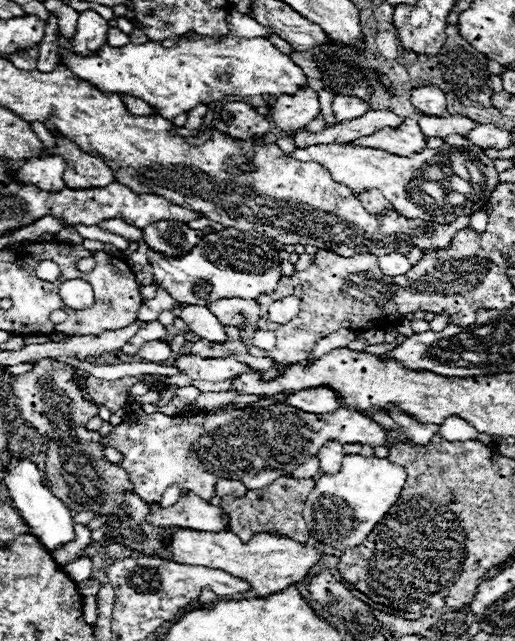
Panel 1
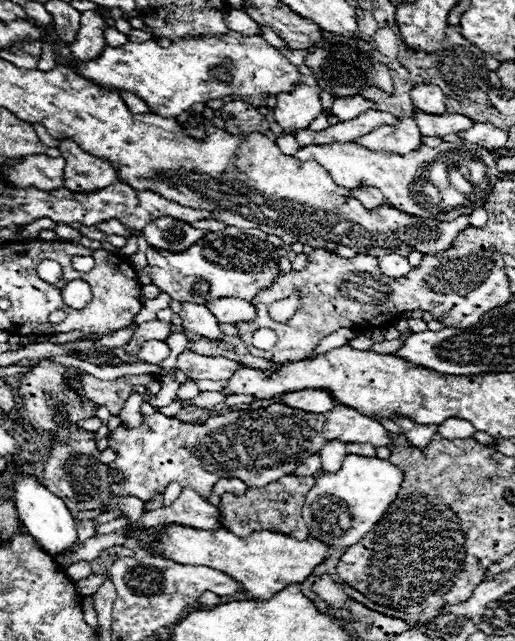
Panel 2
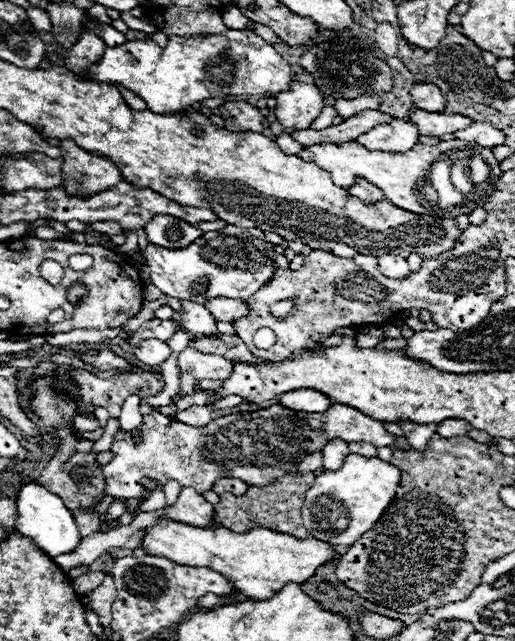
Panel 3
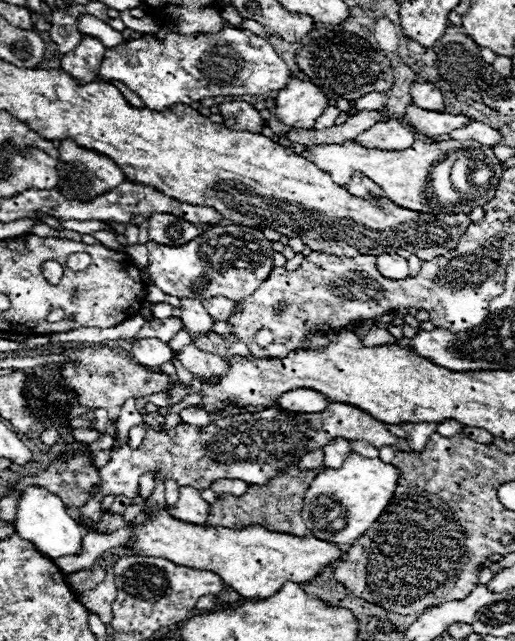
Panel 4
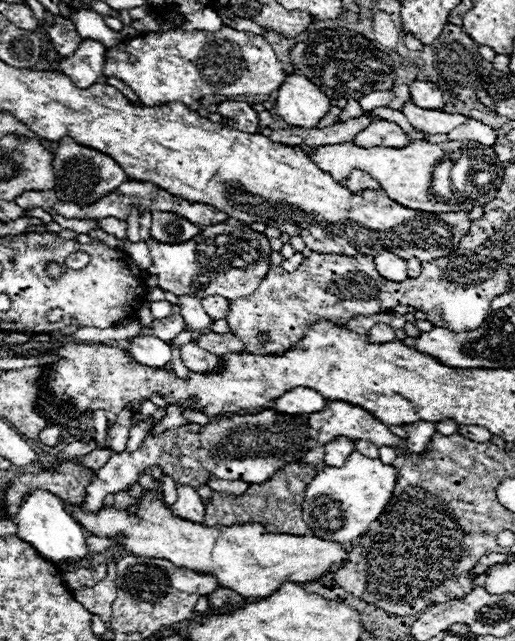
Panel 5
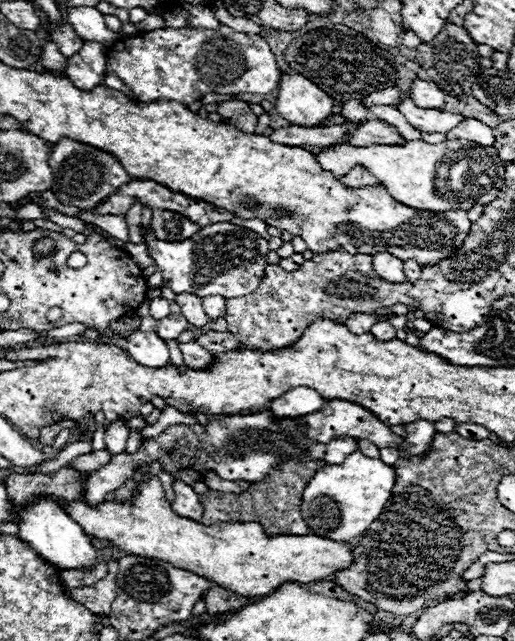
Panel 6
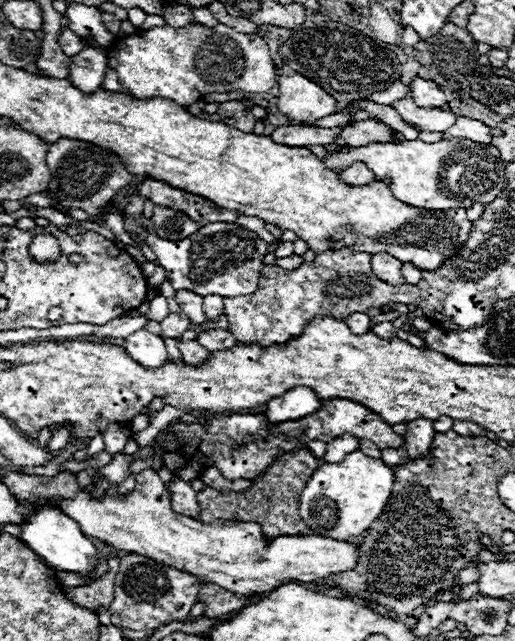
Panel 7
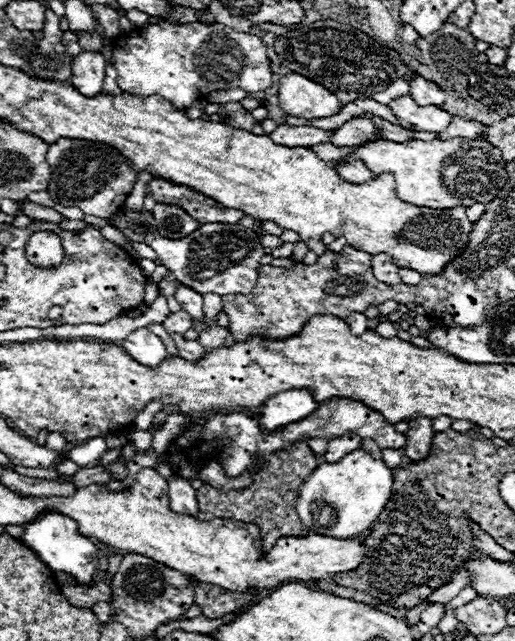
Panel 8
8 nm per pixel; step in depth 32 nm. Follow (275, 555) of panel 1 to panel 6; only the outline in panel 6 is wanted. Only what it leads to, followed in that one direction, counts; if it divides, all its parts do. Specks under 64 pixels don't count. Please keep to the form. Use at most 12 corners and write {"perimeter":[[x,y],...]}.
{"perimeter":[[142,472],[128,502],[62,502],[88,536],[240,596],[354,562],[314,534],[204,526]]}

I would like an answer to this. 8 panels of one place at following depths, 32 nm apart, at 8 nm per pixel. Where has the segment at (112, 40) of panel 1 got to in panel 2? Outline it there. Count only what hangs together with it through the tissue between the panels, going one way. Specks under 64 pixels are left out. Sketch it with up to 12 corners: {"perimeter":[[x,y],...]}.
{"perimeter":[[106,26],[104,40],[108,46],[128,42],[126,34]]}

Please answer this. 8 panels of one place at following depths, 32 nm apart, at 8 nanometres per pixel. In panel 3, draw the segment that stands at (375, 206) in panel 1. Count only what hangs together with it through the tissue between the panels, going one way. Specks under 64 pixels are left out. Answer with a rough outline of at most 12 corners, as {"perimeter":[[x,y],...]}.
{"perimeter":[[356,178],[348,188],[352,196],[370,204],[384,198],[368,180]]}

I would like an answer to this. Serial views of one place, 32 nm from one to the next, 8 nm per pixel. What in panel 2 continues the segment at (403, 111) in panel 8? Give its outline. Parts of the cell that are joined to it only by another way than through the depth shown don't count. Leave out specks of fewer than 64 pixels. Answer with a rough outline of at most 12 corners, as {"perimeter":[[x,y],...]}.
{"perimeter":[[462,114],[414,116],[422,136],[456,134],[470,124]]}

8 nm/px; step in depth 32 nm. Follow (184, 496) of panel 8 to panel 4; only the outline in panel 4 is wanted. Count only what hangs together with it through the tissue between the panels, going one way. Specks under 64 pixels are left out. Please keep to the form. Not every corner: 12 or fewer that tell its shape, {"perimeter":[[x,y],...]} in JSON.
{"perimeter":[[180,486],[168,508],[174,518],[206,524],[208,502],[196,488]]}

